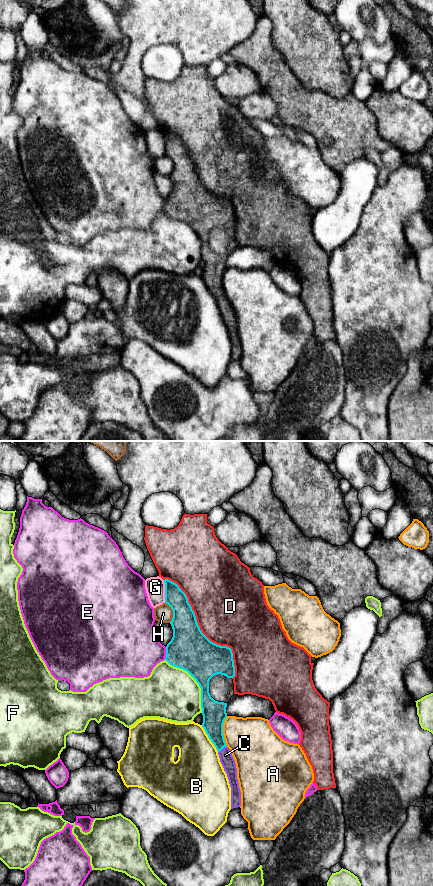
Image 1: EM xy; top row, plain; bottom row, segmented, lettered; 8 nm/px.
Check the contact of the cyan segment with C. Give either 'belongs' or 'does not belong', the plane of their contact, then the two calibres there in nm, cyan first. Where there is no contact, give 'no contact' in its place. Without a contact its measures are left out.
belongs; meets cyan in xy; 180 nm thick on the cyan side, 110 nm on the other

